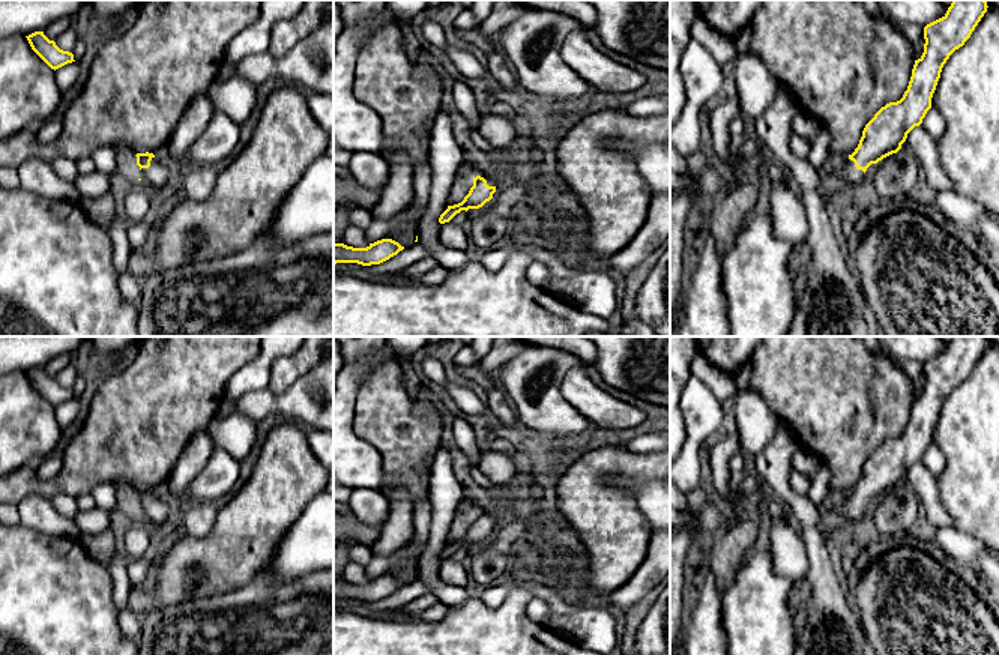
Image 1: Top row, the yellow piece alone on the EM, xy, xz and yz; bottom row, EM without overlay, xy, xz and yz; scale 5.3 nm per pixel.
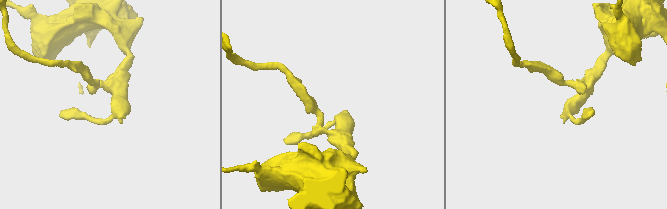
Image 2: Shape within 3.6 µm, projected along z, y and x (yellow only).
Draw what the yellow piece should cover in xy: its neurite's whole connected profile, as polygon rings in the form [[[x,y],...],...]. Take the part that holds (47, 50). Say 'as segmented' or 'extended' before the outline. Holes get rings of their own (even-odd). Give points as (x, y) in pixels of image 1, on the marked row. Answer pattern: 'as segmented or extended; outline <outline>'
as segmented; outline [[[35,32],[26,38],[32,50],[54,71],[75,62],[72,53],[60,50],[44,32]]]

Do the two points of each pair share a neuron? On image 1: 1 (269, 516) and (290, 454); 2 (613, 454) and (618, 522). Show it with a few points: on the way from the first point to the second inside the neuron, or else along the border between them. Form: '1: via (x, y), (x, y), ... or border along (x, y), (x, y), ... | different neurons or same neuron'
1: via (271, 501), (286, 479), (286, 469) | same neuron
2: via (597, 470), (597, 501), (601, 505) | same neuron

